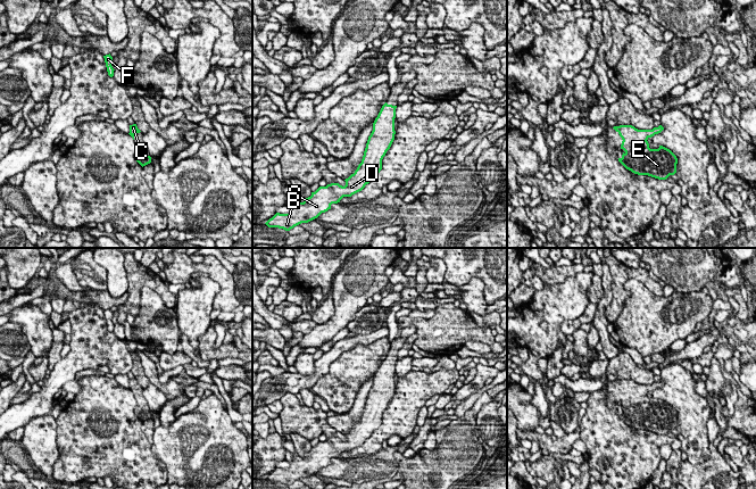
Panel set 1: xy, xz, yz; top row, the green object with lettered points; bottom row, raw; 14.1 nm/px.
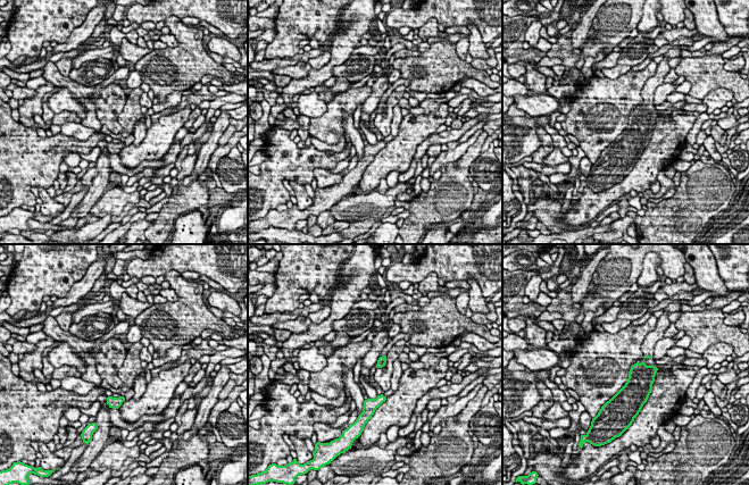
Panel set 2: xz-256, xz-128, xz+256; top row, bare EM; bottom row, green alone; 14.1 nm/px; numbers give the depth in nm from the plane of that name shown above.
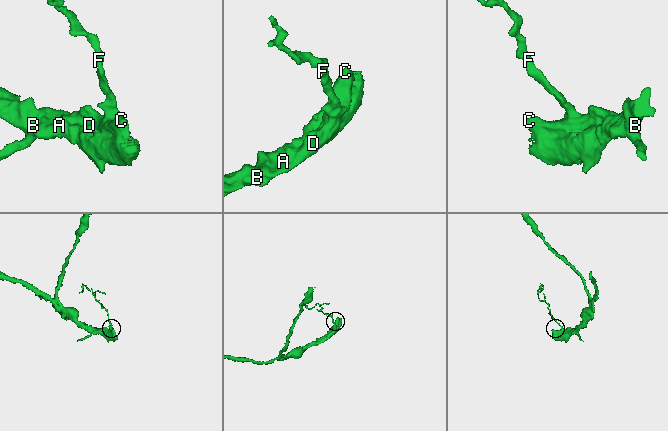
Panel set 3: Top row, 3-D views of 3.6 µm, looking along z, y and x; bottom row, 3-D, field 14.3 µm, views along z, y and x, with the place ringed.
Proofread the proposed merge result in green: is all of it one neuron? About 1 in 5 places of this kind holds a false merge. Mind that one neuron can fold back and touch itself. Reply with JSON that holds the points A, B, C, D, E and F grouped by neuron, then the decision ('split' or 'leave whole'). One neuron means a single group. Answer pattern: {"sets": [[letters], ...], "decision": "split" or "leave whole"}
{"sets": [["A", "B", "C", "D", "E", "F"]], "decision": "leave whole"}

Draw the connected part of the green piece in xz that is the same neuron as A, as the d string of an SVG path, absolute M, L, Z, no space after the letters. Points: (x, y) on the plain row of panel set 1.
M382 360L373 378L373 386L368 391L362 417L354 429L346 433L346 440L331 438L319 441L304 457L292 454L293 459L288 469L276 467L265 479L268 482L279 482L290 486L301 478L317 473L322 467L331 464L332 458L338 458L343 451L351 451L362 446L373 432L382 424L382 414L394 395L394 373L397 360Z

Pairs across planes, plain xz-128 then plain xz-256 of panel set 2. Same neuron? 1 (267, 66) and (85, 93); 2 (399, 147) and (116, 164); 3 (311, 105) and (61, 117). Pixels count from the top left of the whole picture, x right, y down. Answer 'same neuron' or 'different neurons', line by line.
1: different neurons
2: different neurons
3: different neurons

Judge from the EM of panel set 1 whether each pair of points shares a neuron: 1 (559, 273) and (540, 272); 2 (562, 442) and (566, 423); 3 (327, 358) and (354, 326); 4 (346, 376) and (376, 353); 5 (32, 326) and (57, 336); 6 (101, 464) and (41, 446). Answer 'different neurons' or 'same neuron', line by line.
1: same neuron
2: different neurons
3: different neurons
4: same neuron
5: different neurons
6: different neurons

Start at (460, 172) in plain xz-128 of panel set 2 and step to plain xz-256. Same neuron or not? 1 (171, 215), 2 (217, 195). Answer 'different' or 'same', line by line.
1: same
2: different

